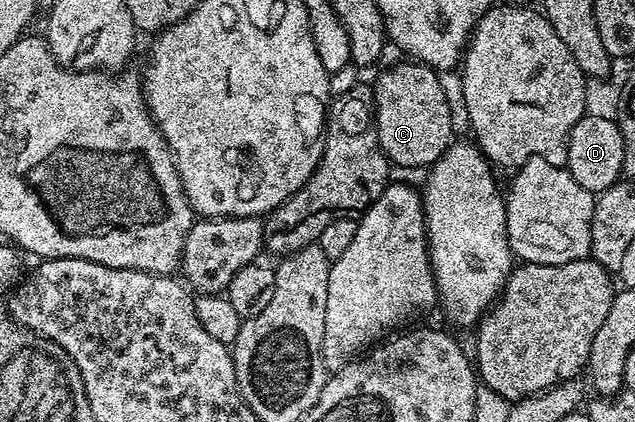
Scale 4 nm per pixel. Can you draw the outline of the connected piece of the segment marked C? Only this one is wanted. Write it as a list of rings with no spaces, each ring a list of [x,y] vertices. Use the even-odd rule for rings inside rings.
[[[406,62],[381,73],[373,83],[372,101],[379,148],[391,164],[427,168],[453,142],[452,111],[438,73],[427,65]]]

